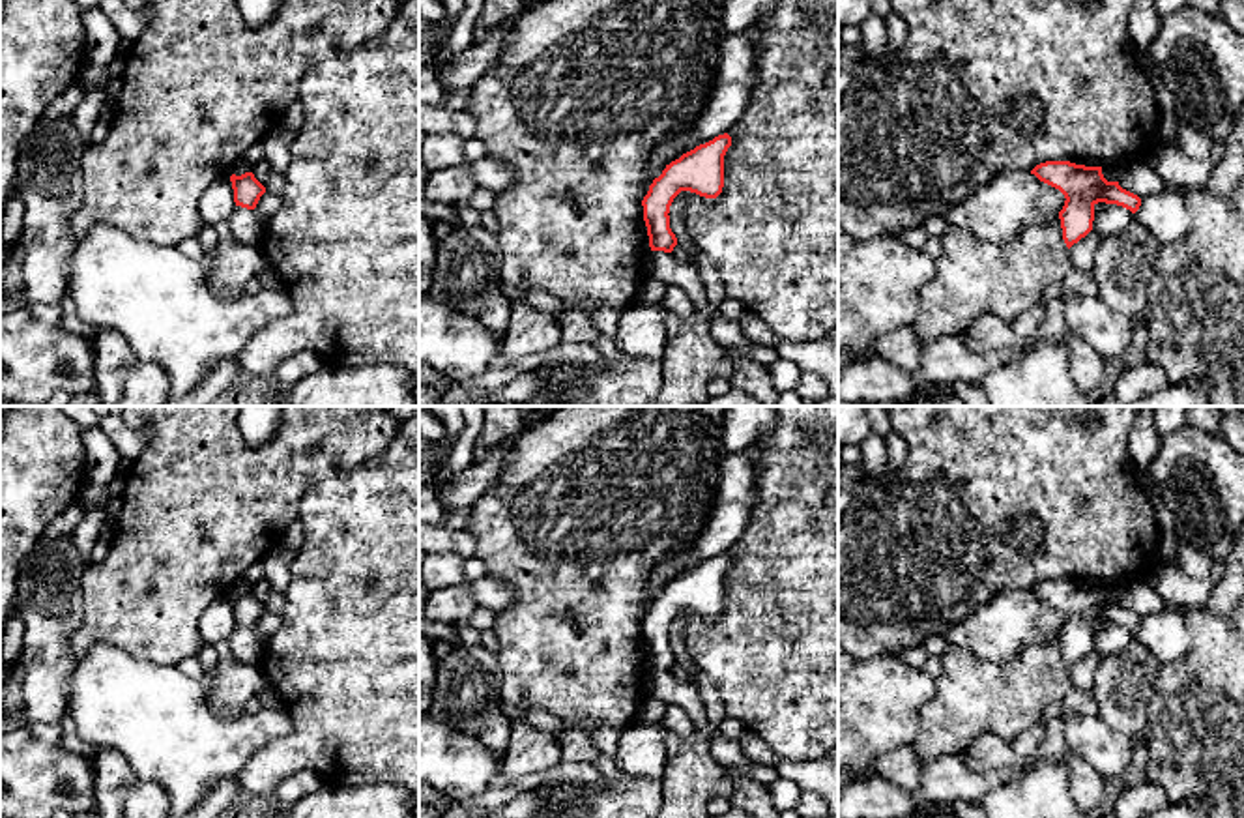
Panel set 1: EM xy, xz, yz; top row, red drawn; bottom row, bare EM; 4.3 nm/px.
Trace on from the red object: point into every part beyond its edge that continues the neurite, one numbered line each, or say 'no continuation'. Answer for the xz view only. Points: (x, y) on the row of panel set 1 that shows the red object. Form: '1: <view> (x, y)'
no continuation

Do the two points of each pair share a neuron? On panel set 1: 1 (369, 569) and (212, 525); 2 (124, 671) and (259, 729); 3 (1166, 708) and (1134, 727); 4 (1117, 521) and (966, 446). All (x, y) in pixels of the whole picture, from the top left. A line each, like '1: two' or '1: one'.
1: two
2: one
3: two
4: one

